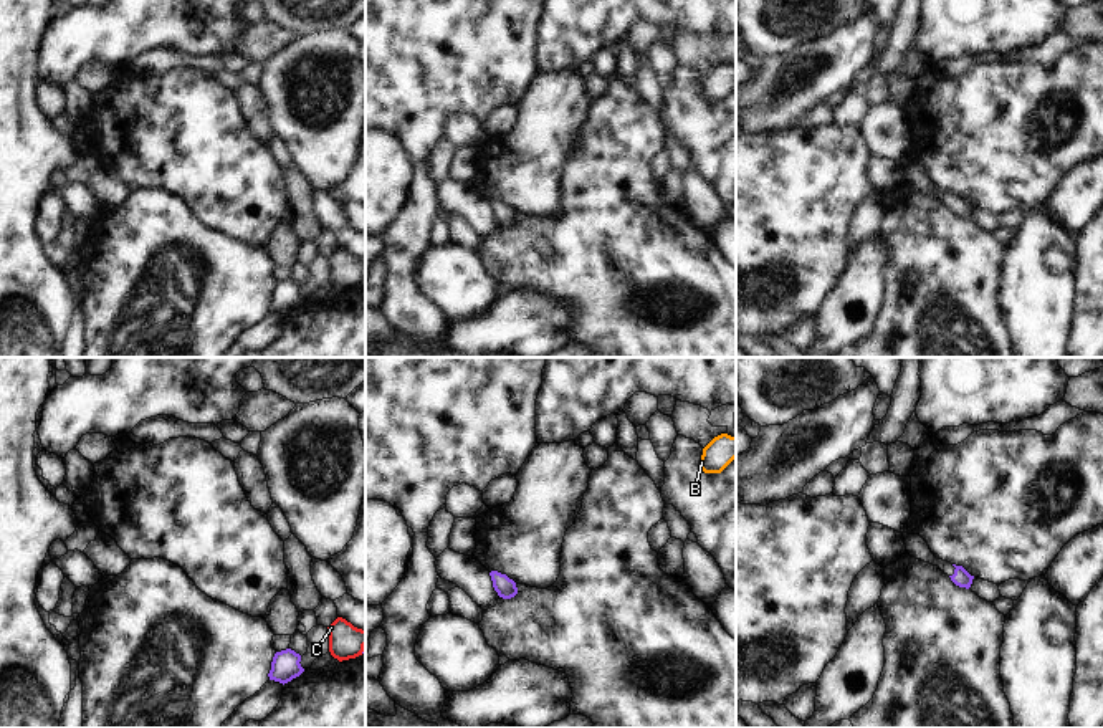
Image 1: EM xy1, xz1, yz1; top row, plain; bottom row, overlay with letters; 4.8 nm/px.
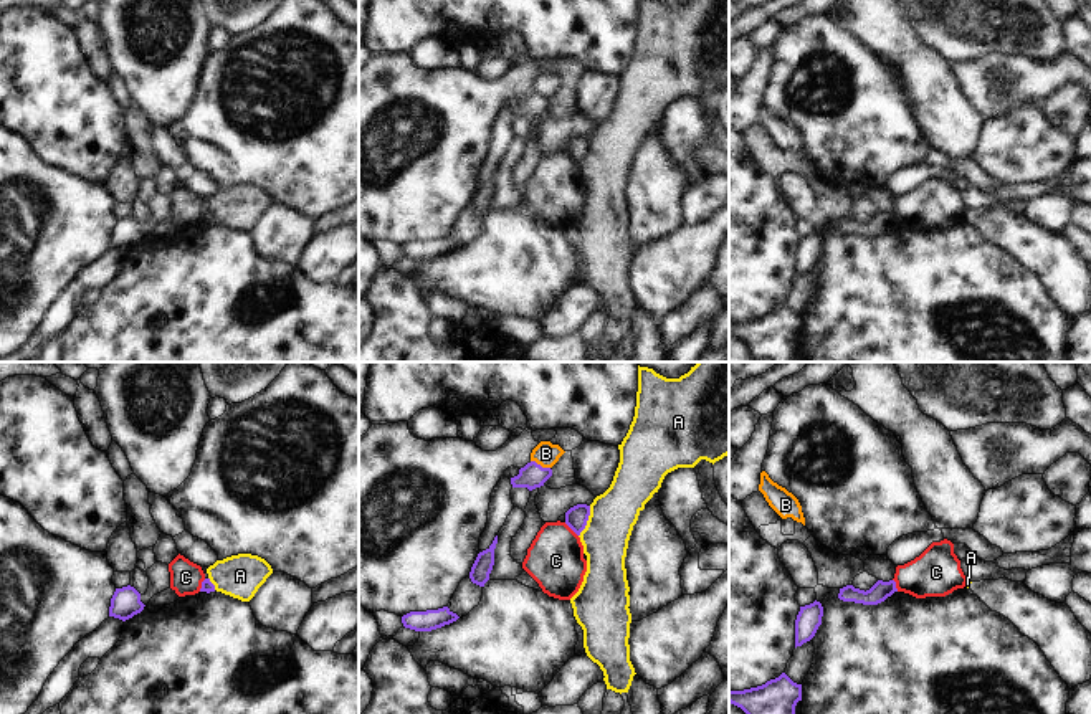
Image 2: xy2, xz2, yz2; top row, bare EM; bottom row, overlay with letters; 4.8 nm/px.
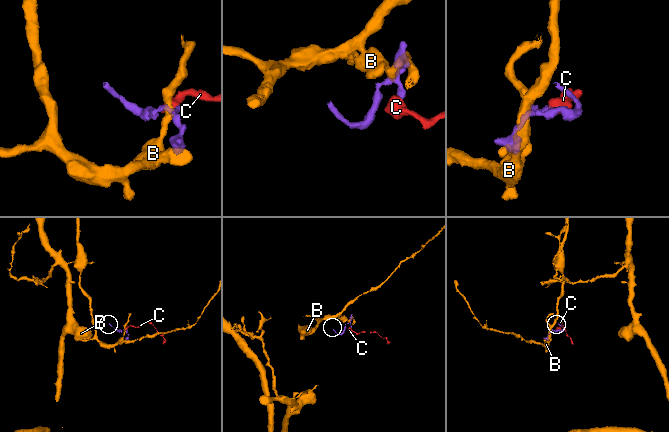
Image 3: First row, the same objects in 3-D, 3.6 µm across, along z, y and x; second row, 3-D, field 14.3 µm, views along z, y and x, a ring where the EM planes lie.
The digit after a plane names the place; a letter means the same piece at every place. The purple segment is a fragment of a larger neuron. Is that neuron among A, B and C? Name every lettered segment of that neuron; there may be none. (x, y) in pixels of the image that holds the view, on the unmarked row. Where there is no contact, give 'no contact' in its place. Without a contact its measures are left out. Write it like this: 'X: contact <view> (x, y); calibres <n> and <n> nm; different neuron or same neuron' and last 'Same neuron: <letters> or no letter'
A: contact xz2 (587, 149); calibres 110 and 220 nm; different neuron
B: contact xz2 (539, 95); calibres 120 and 120 nm; different neuron
C: contact xz2 (571, 157); calibres 110 and 280 nm; different neuron
Same neuron: no letter

